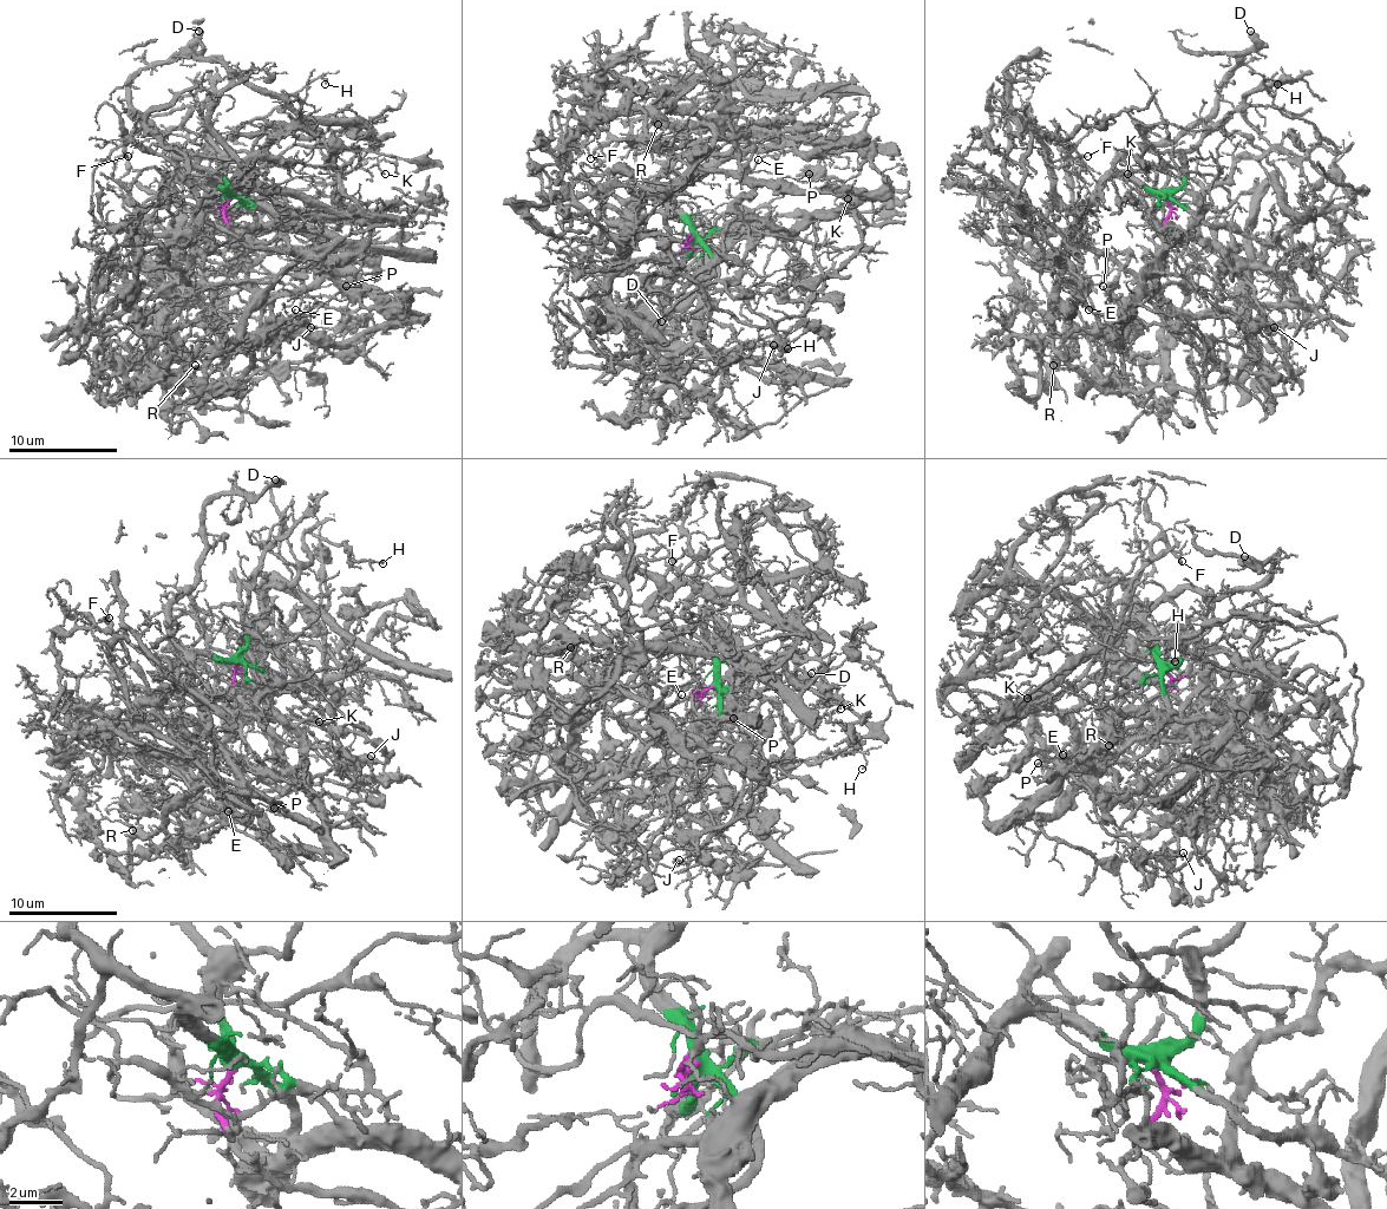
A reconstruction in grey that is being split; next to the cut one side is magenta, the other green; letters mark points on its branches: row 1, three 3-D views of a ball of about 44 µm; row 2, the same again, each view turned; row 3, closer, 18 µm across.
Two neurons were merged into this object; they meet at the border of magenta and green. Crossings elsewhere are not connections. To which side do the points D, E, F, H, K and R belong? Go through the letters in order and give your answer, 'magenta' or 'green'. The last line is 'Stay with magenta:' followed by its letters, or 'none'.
D: green
E: green
F: green
H: magenta
K: magenta
R: magenta
Stay with magenta: H, K, R

